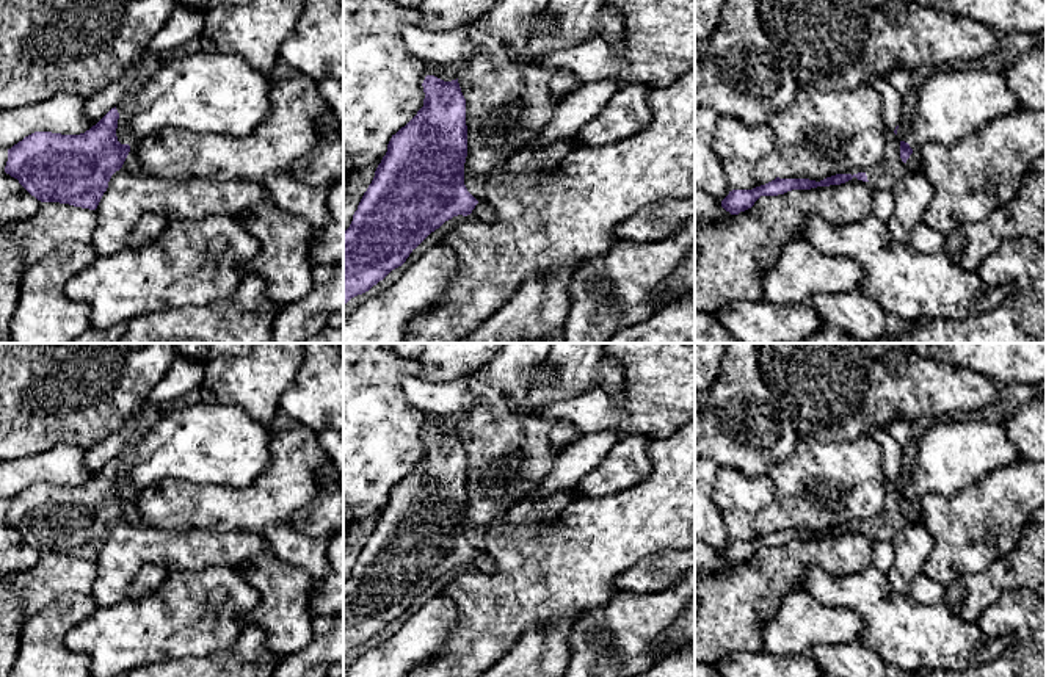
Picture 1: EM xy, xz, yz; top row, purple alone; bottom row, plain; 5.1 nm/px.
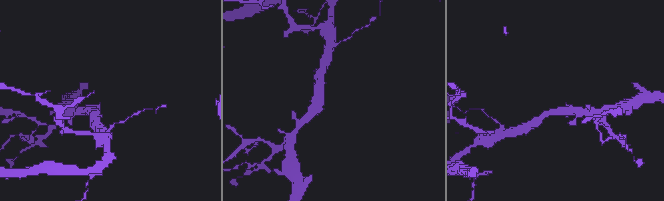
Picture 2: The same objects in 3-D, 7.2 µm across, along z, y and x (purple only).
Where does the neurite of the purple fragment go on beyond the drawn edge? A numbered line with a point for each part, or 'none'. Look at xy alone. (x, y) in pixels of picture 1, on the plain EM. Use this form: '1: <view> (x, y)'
1: xy (132, 516)

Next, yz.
1: yz (913, 514)

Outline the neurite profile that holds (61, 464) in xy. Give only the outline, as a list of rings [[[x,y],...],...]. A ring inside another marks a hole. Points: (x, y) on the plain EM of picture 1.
[[[58,443],[33,456],[0,461],[0,500],[11,500],[35,483],[80,486],[96,475],[85,464],[85,450]]]

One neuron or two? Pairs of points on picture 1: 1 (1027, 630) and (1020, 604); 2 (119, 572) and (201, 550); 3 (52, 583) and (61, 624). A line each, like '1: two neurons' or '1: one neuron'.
1: one neuron
2: one neuron
3: two neurons

